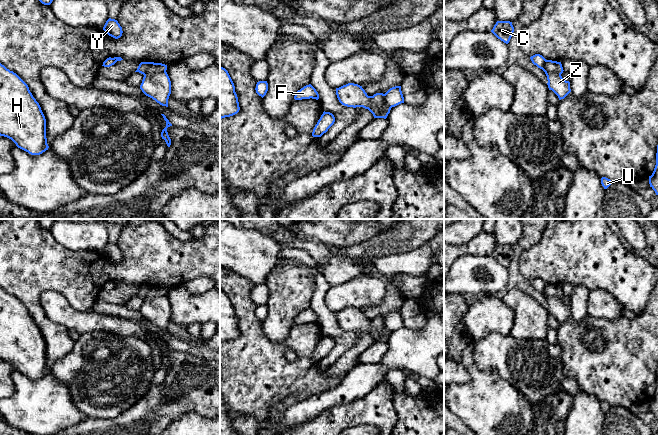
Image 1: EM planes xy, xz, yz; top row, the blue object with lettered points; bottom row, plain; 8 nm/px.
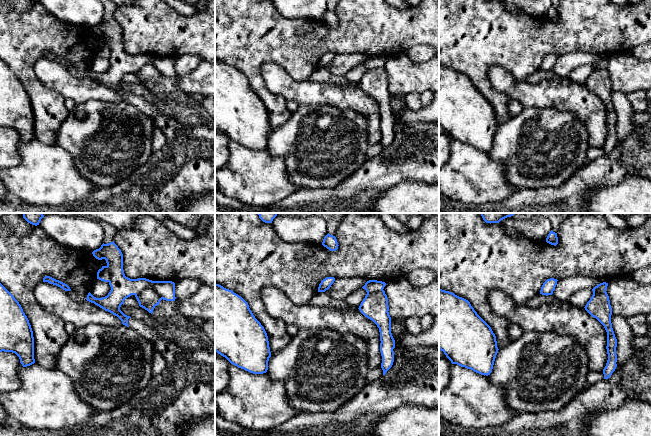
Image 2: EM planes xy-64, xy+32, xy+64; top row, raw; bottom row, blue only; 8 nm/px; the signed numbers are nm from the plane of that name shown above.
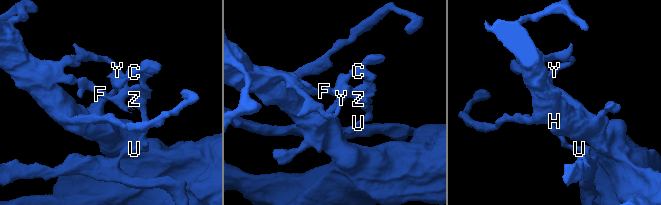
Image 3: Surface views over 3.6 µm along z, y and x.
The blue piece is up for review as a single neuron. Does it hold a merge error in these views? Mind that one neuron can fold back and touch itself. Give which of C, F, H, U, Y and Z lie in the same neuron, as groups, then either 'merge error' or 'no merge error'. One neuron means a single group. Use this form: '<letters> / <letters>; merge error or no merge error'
C H U Z / F Y; merge error

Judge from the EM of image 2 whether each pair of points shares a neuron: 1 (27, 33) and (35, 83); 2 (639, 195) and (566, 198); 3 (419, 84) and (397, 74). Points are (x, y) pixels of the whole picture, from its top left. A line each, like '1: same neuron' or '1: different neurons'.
1: same neuron
2: different neurons
3: same neuron

